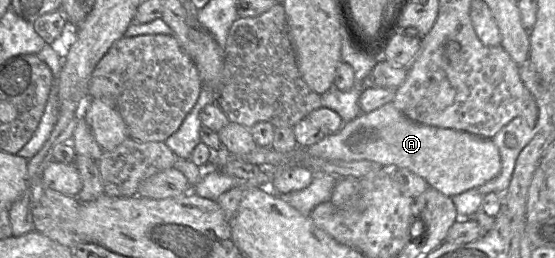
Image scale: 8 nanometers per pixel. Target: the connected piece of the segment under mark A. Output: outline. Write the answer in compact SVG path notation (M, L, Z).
M392 102L345 122L339 131L308 146L307 152L328 160L371 160L383 168L406 168L422 177L429 187L448 197L478 188L501 171L501 155L490 138L415 122Z

